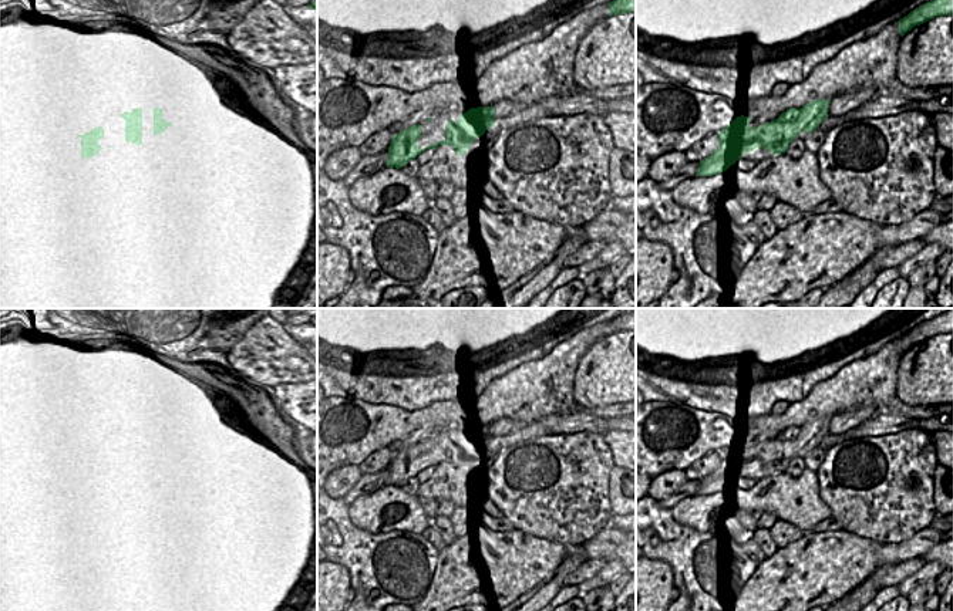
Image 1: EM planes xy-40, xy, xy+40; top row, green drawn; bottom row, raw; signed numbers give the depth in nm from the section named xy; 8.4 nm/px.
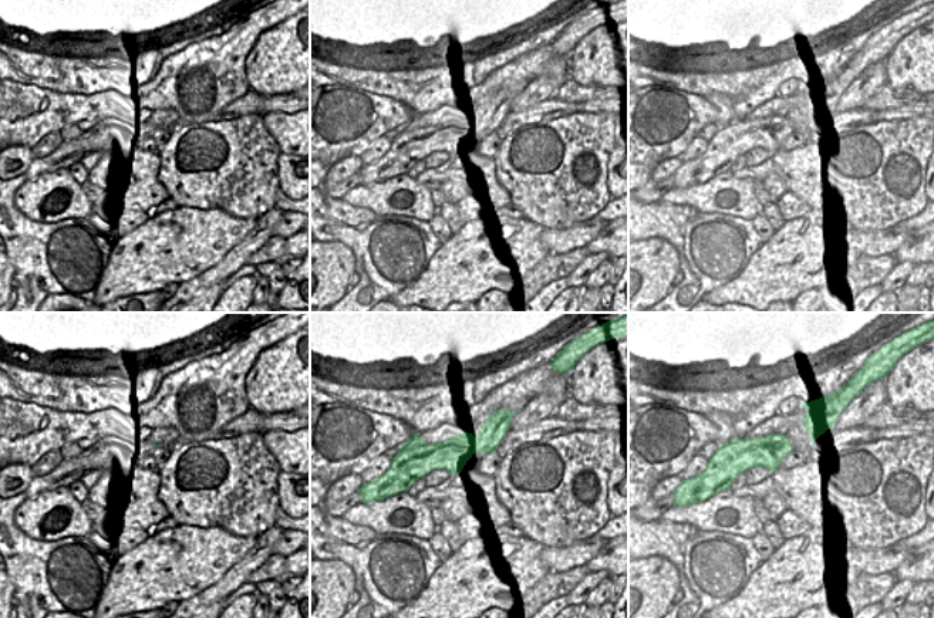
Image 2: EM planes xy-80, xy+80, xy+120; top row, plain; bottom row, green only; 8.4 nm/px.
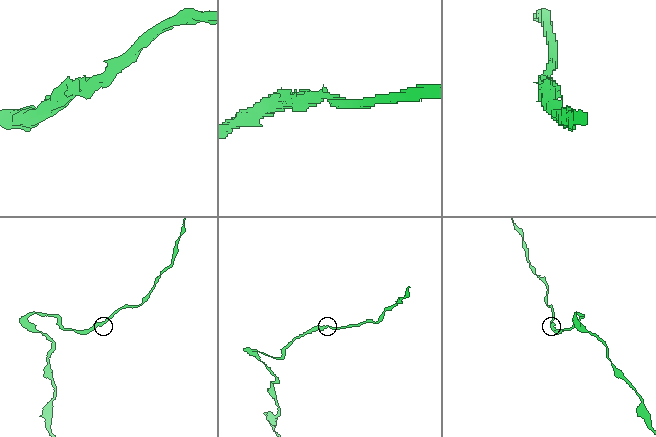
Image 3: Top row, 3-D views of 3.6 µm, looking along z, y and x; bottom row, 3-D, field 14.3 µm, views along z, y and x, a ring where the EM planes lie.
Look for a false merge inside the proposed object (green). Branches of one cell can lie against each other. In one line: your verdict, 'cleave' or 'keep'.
keep

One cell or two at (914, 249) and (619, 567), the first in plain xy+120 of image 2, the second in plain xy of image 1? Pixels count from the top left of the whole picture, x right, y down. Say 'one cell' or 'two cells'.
two cells

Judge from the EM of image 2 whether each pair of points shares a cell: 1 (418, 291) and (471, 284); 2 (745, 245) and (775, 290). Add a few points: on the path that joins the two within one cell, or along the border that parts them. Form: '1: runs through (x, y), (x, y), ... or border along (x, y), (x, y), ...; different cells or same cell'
1: runs through (431, 290), (439, 284), (458, 284); same cell
2: border along (762, 243), (748, 263), (731, 279); different cells

